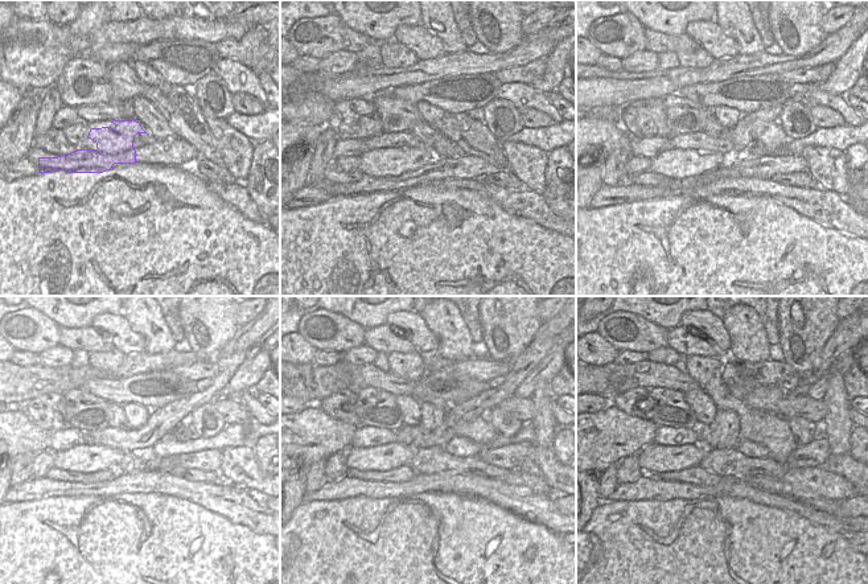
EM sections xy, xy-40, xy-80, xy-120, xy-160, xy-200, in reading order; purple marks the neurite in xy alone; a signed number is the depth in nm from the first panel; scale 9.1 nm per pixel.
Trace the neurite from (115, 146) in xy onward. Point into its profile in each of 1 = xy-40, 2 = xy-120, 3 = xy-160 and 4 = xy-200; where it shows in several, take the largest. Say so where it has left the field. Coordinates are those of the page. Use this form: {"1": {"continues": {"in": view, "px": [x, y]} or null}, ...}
{"1": {"continues": {"in": "xy-40", "px": [382, 163]}}, "2": {"continues": {"in": "xy-120", "px": [86, 459]}}, "3": {"continues": {"in": "xy-160", "px": [385, 457]}}, "4": {"continues": {"in": "xy-200", "px": [654, 459]}}}

